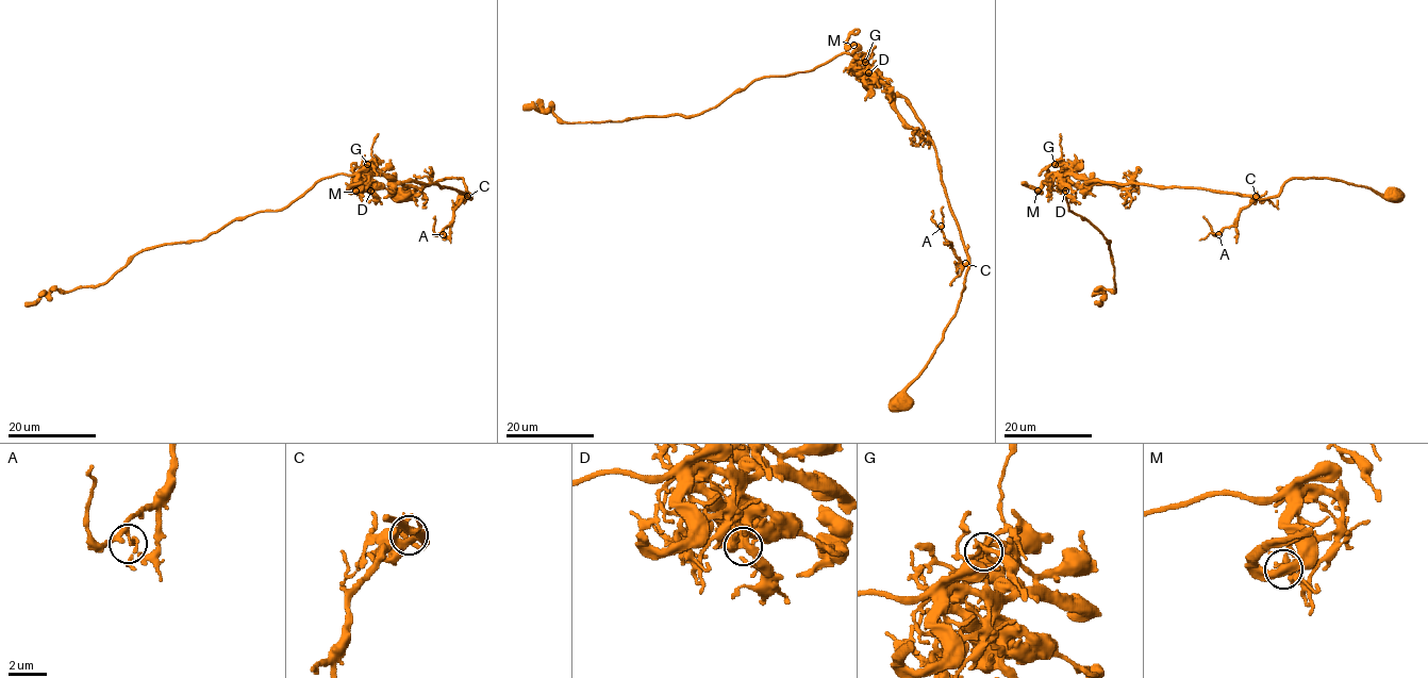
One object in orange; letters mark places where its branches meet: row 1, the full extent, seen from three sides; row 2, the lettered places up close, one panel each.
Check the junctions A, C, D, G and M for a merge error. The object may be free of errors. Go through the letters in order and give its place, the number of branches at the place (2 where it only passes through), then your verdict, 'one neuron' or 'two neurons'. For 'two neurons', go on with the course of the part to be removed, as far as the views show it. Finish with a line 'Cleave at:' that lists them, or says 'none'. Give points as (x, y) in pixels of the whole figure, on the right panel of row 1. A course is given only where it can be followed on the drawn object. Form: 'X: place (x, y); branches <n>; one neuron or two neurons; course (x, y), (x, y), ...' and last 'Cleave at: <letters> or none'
A: place (1218, 234); branches 2; one neuron
C: place (1256, 196); branches 4; one neuron
D: place (1065, 191); branches 5; one neuron
G: place (1055, 164); branches 2; one neuron
M: place (1038, 191); branches 2; one neuron
Cleave at: none

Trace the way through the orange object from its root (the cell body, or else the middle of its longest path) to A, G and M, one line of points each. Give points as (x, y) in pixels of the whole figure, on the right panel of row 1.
A: (1395, 197), (1385, 199), (1365, 186), (1331, 178), (1292, 178), (1277, 195), (1254, 199), (1218, 234)
G: (1395, 197), (1331, 178), (1292, 178), (1264, 198), (1086, 182), (1055, 164)
M: (1395, 197), (1331, 178), (1292, 178), (1264, 198), (1052, 172), (1038, 191)

